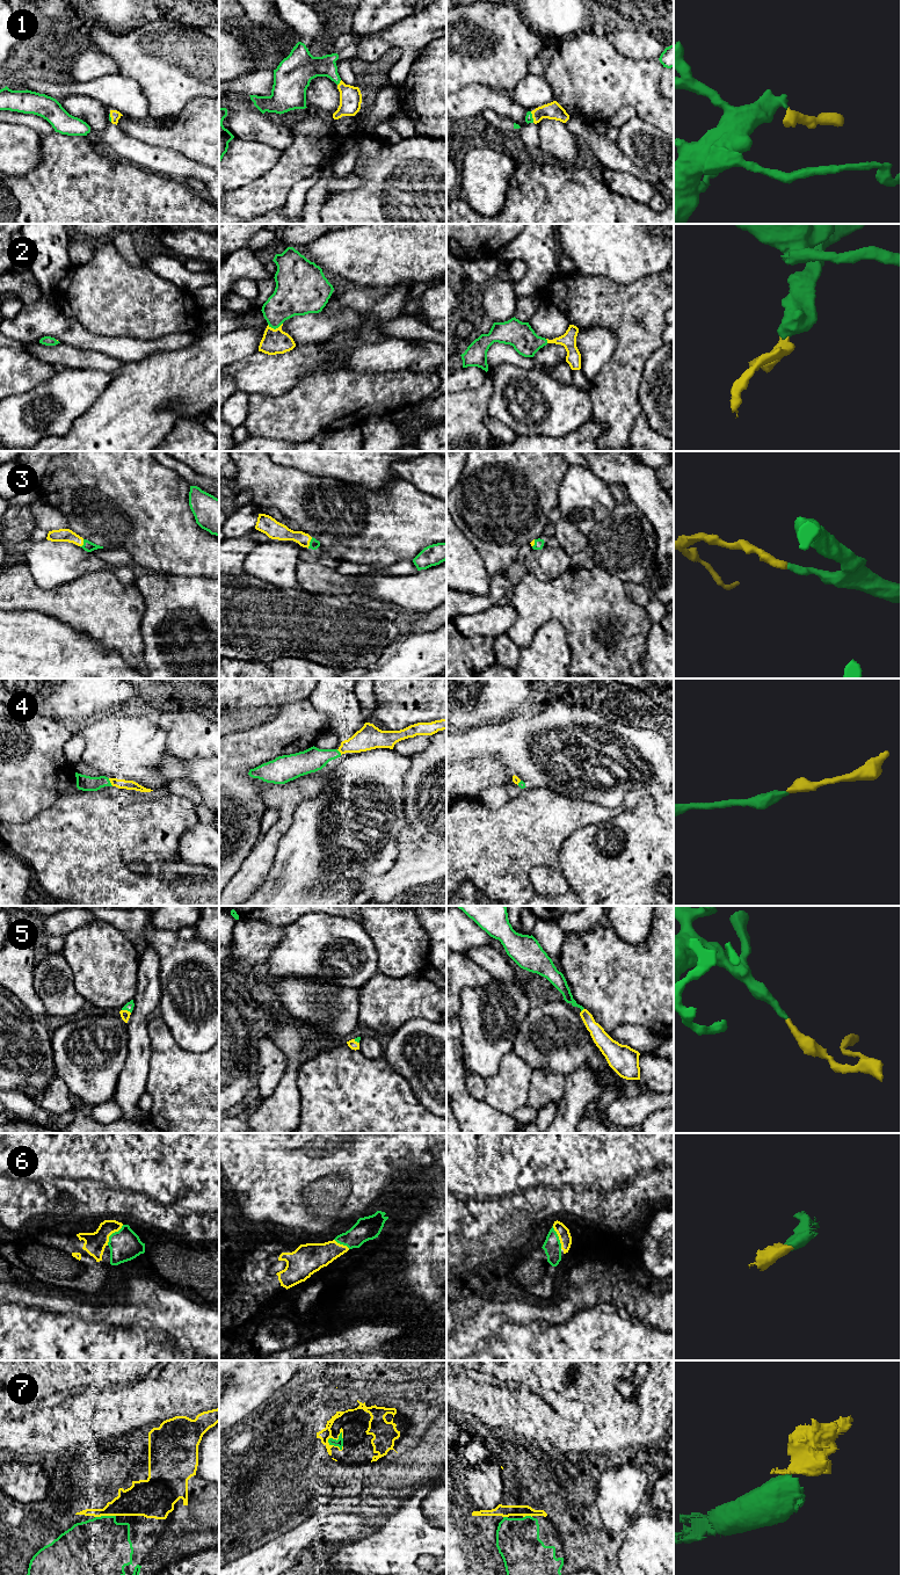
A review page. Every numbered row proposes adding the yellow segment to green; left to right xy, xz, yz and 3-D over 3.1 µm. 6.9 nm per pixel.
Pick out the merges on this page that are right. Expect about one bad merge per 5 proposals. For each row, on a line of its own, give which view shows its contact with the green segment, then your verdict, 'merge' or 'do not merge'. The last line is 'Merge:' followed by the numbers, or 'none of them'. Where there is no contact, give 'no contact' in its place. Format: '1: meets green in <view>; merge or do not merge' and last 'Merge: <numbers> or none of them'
1: meets green in xz; merge
2: meets green in xz; merge
3: meets green in xz; merge
4: meets green in xy; merge
5: meets green in xy; merge
6: meets green in xy; merge
7: meets green in xz; merge
Merge: 1, 2, 3, 4, 5, 6, 7

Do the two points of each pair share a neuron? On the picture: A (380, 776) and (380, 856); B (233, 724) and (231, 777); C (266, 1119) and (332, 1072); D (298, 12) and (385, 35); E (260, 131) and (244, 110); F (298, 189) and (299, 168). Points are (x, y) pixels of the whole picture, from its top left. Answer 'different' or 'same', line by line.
A: same
B: different
C: different
D: same
E: same
F: different

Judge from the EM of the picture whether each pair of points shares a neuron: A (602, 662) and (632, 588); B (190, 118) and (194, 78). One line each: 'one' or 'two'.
A: two
B: two

